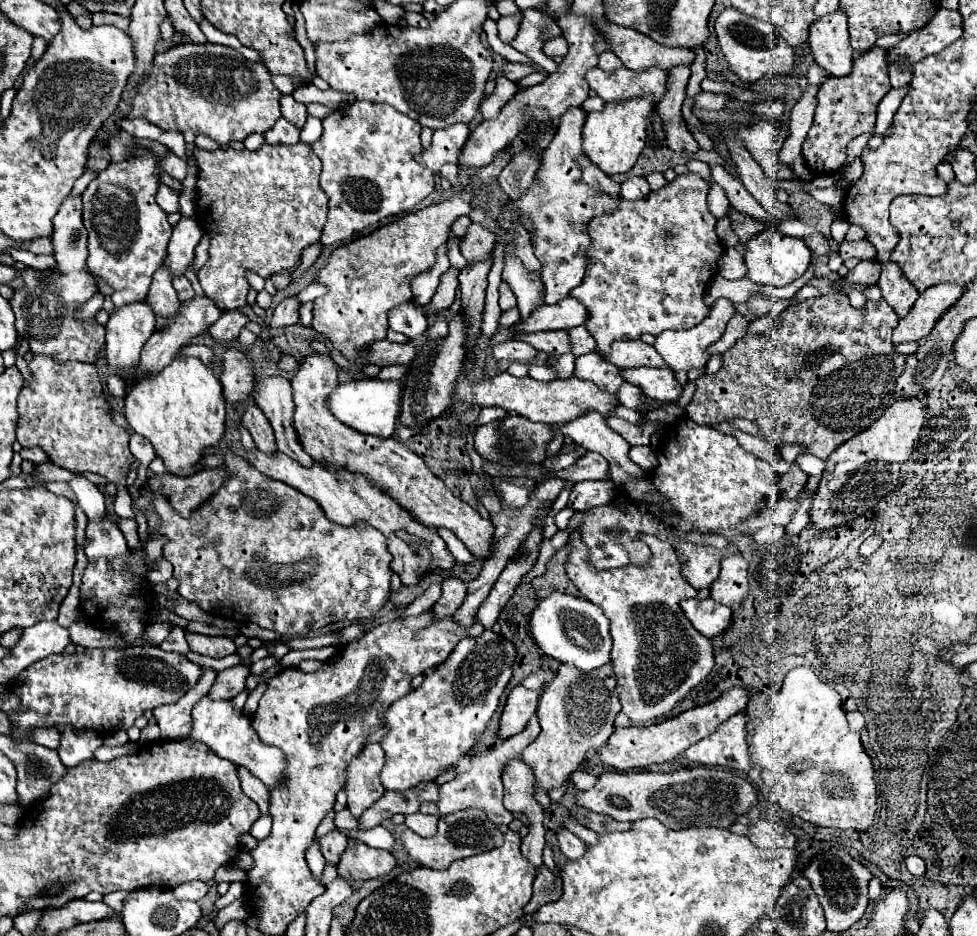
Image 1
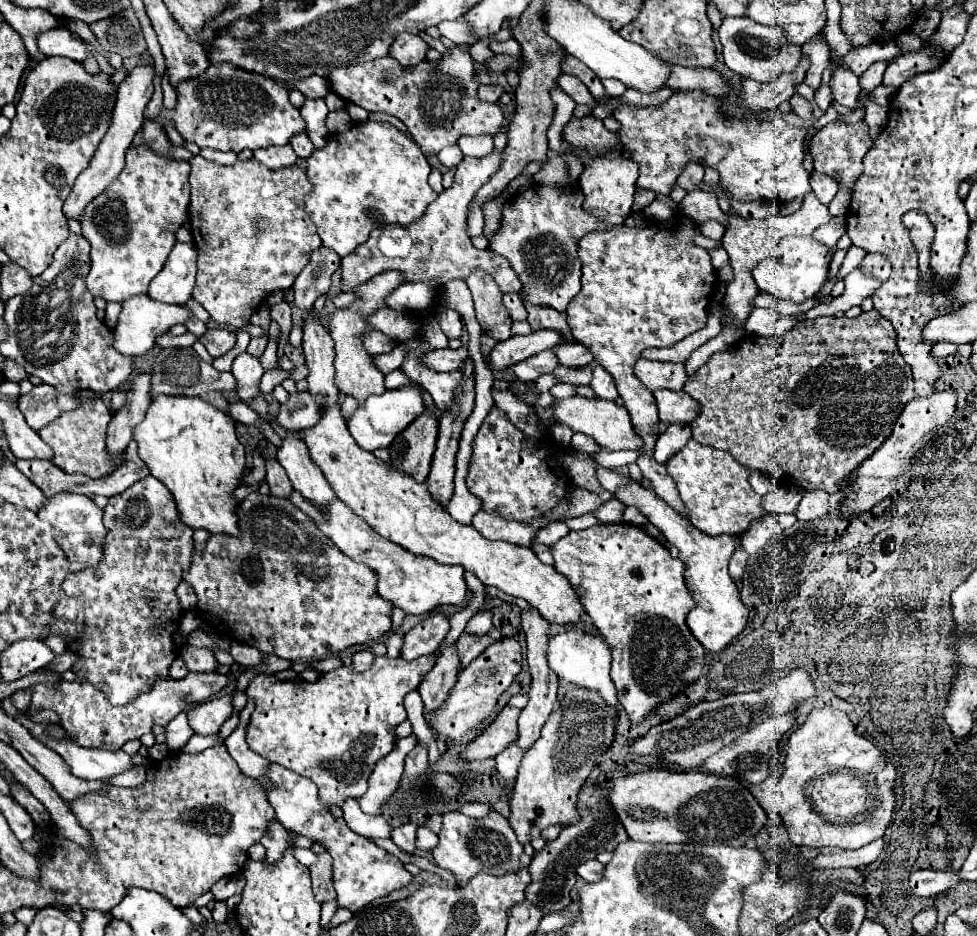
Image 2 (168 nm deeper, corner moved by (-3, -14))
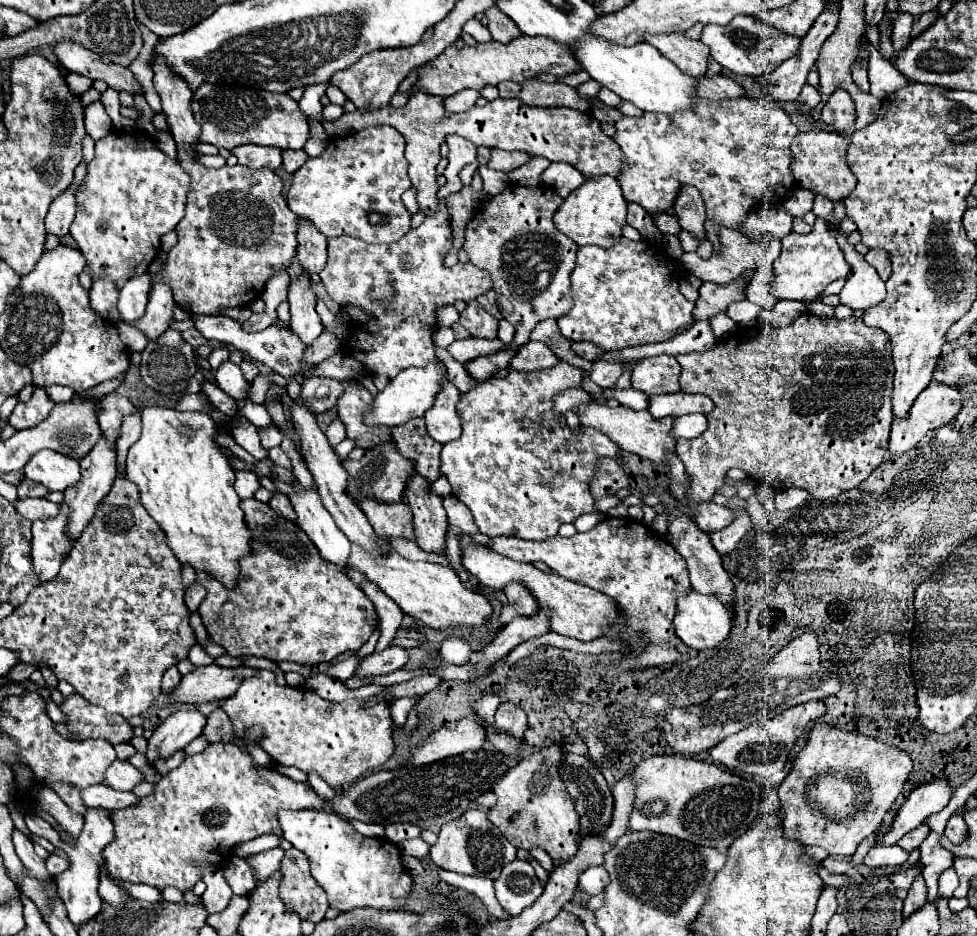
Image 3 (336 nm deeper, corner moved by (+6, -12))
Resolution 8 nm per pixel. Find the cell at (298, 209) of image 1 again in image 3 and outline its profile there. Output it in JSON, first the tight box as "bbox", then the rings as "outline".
{"bbox":[153,60,297,314],"outline":[[[163,60],[155,62],[153,72],[155,72],[153,86],[161,98],[163,114],[167,116],[167,124],[177,144],[177,156],[179,156],[177,160],[183,166],[183,170],[193,178],[189,200],[185,206],[185,216],[175,228],[179,242],[173,250],[169,250],[167,262],[159,278],[169,280],[177,306],[191,314],[217,314],[217,310],[223,306],[227,308],[249,306],[251,302],[261,298],[265,290],[265,282],[271,278],[271,274],[281,266],[289,266],[291,258],[295,256],[297,216],[287,208],[287,202],[281,196],[283,180],[269,168],[249,170],[245,166],[235,164],[235,166],[223,166],[215,170],[215,168],[201,166],[197,162],[197,150],[193,148],[199,143],[201,126],[195,122],[193,112],[191,112],[191,96],[193,96],[191,90],[177,74],[173,74],[165,66]]]}

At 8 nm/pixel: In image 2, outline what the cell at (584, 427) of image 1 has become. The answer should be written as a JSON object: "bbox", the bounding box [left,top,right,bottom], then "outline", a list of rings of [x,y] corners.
{"bbox":[614,476,748,652],"outline":[[[626,476],[628,482],[618,486],[614,498],[620,500],[624,506],[638,508],[664,536],[666,540],[680,550],[680,558],[686,564],[686,586],[696,600],[696,608],[686,616],[686,624],[696,636],[696,640],[710,652],[724,650],[746,626],[748,608],[738,598],[738,588],[728,574],[728,560],[734,554],[736,546],[740,544],[738,536],[708,536],[702,530],[696,530],[692,522],[682,518],[672,506],[668,506],[654,490],[644,488],[634,478]]]}

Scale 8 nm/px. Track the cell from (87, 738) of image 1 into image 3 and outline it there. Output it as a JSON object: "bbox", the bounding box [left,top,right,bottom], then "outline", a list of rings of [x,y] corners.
{"bbox":[105,760,143,792],"outline":[[[115,760],[105,772],[105,784],[115,790],[131,792],[141,782],[143,782],[143,774],[137,768],[133,768],[127,760]]]}

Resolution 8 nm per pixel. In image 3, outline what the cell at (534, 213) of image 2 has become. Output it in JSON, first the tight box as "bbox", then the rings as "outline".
{"bbox":[465,184,577,346],"outline":[[[507,184],[507,188],[481,202],[475,216],[469,220],[465,228],[465,252],[479,270],[489,272],[489,276],[495,282],[495,292],[499,294],[499,306],[505,312],[505,320],[509,320],[515,326],[515,338],[513,344],[521,346],[529,342],[529,336],[535,328],[535,324],[555,318],[559,320],[573,308],[573,292],[571,292],[571,272],[575,268],[575,252],[577,246],[563,234],[557,232],[553,224],[553,214],[561,206],[561,196],[553,192],[547,186],[535,186],[525,188],[517,184]]]}

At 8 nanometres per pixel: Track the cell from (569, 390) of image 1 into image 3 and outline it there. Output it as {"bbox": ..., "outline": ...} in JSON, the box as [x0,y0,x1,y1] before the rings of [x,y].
{"bbox":[575,402,677,464],"outline":[[[595,402],[587,404],[587,406],[577,406],[575,412],[579,414],[581,426],[589,426],[589,428],[597,428],[597,430],[605,432],[625,452],[637,454],[637,456],[641,456],[645,460],[651,460],[655,464],[667,464],[667,452],[675,452],[677,440],[671,434],[675,418],[657,420],[649,414],[649,410],[637,412],[637,410],[631,410],[631,408],[625,408],[625,406],[609,408],[609,406],[599,406]]]}

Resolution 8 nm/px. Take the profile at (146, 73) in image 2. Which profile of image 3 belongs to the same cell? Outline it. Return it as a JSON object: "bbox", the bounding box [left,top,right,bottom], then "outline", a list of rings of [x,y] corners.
{"bbox":[45,190,75,238],"outline":[[[65,190],[49,208],[47,218],[45,218],[45,228],[47,234],[55,234],[57,238],[63,238],[69,232],[69,224],[75,218],[75,192]]]}

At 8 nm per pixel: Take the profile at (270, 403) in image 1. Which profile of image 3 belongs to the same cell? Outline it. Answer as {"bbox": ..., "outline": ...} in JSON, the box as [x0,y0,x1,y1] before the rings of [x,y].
{"bbox":[289,482,351,572],"outline":[[[291,482],[291,486],[297,490],[297,494],[289,498],[297,512],[299,528],[309,536],[309,540],[315,544],[319,556],[325,562],[331,562],[335,564],[335,568],[339,568],[339,572],[345,572],[347,556],[351,554],[351,544],[343,536],[343,532],[339,532],[331,514],[323,508],[319,492],[305,490],[297,482]]]}

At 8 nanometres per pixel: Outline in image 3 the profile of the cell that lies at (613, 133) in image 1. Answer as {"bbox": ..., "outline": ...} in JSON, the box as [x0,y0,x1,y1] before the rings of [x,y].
{"bbox":[553,176,627,248],"outline":[[[599,176],[593,180],[585,180],[583,186],[579,186],[575,192],[571,192],[561,208],[555,212],[553,222],[557,230],[565,236],[569,236],[577,246],[595,244],[601,248],[613,248],[619,244],[619,238],[623,238],[621,230],[625,226],[627,218],[627,202],[621,194],[621,186],[617,178],[611,176]]]}

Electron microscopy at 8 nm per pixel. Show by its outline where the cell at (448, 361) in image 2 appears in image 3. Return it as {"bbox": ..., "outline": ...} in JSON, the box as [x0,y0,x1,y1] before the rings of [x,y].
{"bbox":[451,338,507,364],"outline":[[[467,338],[467,340],[455,340],[451,344],[451,356],[461,362],[467,364],[469,360],[475,360],[479,356],[487,356],[491,352],[499,352],[507,348],[499,338],[495,340],[481,340],[481,338]]]}

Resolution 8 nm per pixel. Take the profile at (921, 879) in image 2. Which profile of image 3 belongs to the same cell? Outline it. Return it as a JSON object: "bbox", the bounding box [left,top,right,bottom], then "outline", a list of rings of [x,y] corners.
{"bbox":[889,868,921,900],"outline":[[[911,868],[907,872],[897,872],[897,874],[889,876],[889,880],[895,886],[895,896],[897,898],[903,900],[907,896],[907,892],[909,892],[909,888],[911,888],[911,884],[913,884],[913,880],[915,880],[917,874],[921,874],[921,870],[919,868]]]}

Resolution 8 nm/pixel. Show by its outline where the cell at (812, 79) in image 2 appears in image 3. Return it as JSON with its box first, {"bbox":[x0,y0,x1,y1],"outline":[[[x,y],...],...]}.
{"bbox":[799,84,821,110],"outline":[[[805,84],[805,88],[803,88],[803,92],[801,92],[799,100],[801,100],[803,104],[807,104],[807,106],[813,110],[813,108],[817,108],[817,106],[821,104],[821,94],[819,94],[813,86]]]}

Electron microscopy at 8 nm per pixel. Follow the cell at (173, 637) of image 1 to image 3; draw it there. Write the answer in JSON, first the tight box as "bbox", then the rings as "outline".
{"bbox":[163,666,181,692],"outline":[[[175,666],[169,668],[163,676],[163,692],[173,692],[179,686],[179,680],[181,680],[181,672]]]}

